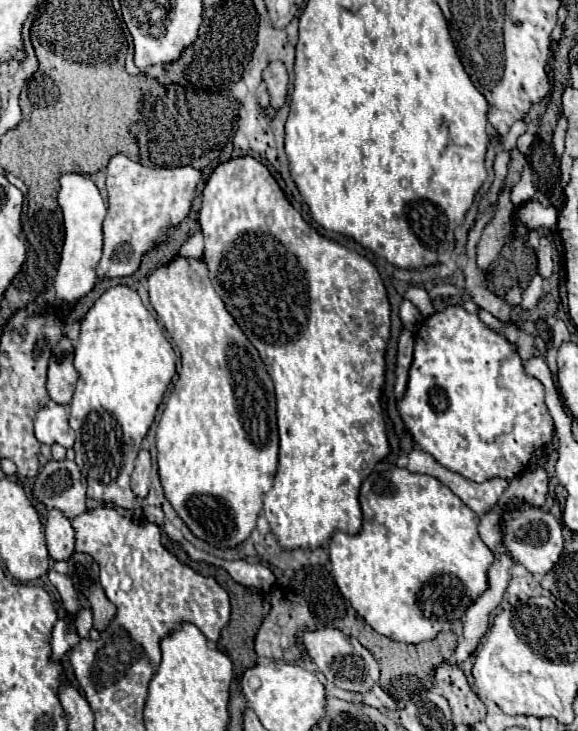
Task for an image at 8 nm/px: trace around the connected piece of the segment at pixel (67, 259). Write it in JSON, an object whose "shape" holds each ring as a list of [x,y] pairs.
{"shape":[[[83,174],[61,176],[59,206],[63,210],[65,238],[63,238],[61,260],[59,260],[59,268],[57,268],[53,286],[55,286],[57,298],[61,302],[75,304],[83,296],[87,296],[97,282],[97,264],[101,260],[101,250],[103,250],[101,222],[105,218],[107,206],[105,206],[105,200],[101,198],[97,186],[89,180],[89,176],[83,176]]]}

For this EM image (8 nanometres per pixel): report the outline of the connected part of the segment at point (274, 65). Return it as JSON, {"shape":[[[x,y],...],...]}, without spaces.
{"shape":[[[271,62],[263,72],[263,80],[271,96],[271,106],[279,110],[287,100],[287,84],[289,84],[289,76],[283,62]]]}

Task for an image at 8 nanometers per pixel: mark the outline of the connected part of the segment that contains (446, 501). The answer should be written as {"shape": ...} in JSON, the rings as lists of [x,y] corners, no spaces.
{"shape":[[[393,468],[387,472],[375,472],[371,474],[363,484],[361,484],[361,494],[359,494],[359,504],[363,510],[363,530],[357,536],[349,536],[349,534],[335,534],[331,544],[329,544],[329,556],[331,556],[331,564],[333,564],[333,578],[339,586],[339,590],[345,600],[351,602],[351,606],[355,608],[355,612],[379,634],[395,640],[395,642],[407,642],[407,644],[419,644],[425,640],[433,640],[441,630],[445,630],[449,626],[449,622],[453,618],[461,618],[465,614],[467,604],[471,606],[485,590],[487,590],[487,570],[493,564],[493,552],[485,546],[485,542],[481,540],[479,532],[477,532],[477,514],[473,510],[469,510],[445,484],[441,484],[437,478],[427,476],[427,474],[415,474],[409,472],[407,468]]]}

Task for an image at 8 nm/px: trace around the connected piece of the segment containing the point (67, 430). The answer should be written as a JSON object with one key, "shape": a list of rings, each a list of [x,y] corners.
{"shape":[[[51,400],[43,410],[37,412],[37,420],[35,420],[37,440],[49,446],[57,442],[65,448],[71,448],[75,442],[75,432],[67,424],[67,418],[69,418],[67,406]]]}

